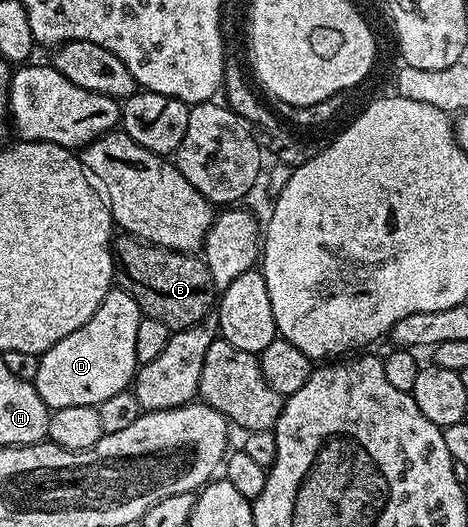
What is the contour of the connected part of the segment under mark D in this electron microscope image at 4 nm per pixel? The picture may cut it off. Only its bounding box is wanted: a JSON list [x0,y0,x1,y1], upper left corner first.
[35,289,141,409]

